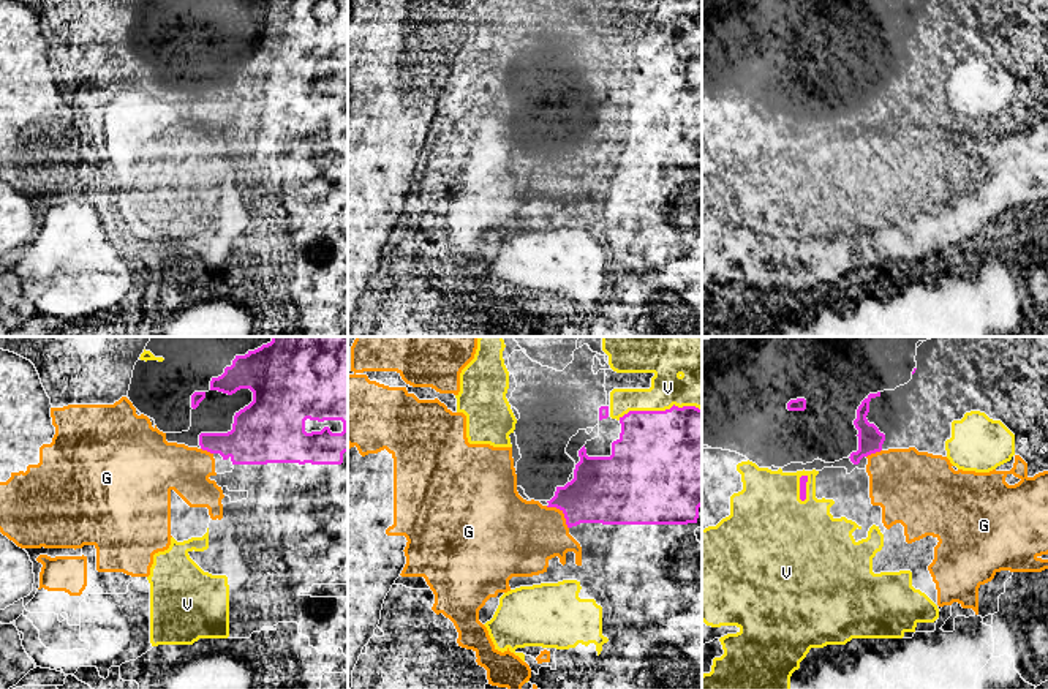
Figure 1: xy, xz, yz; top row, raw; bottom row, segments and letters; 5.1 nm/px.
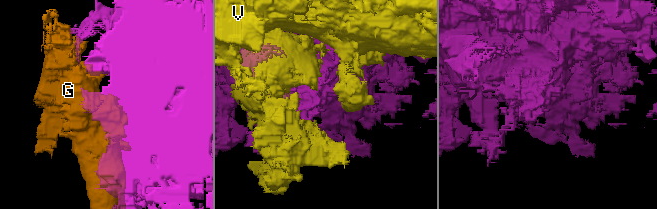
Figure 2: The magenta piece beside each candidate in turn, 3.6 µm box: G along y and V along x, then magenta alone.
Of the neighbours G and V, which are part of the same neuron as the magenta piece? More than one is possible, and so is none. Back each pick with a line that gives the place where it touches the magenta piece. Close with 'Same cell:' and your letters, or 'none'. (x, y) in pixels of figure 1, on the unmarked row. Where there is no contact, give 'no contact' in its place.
Same cell: none

